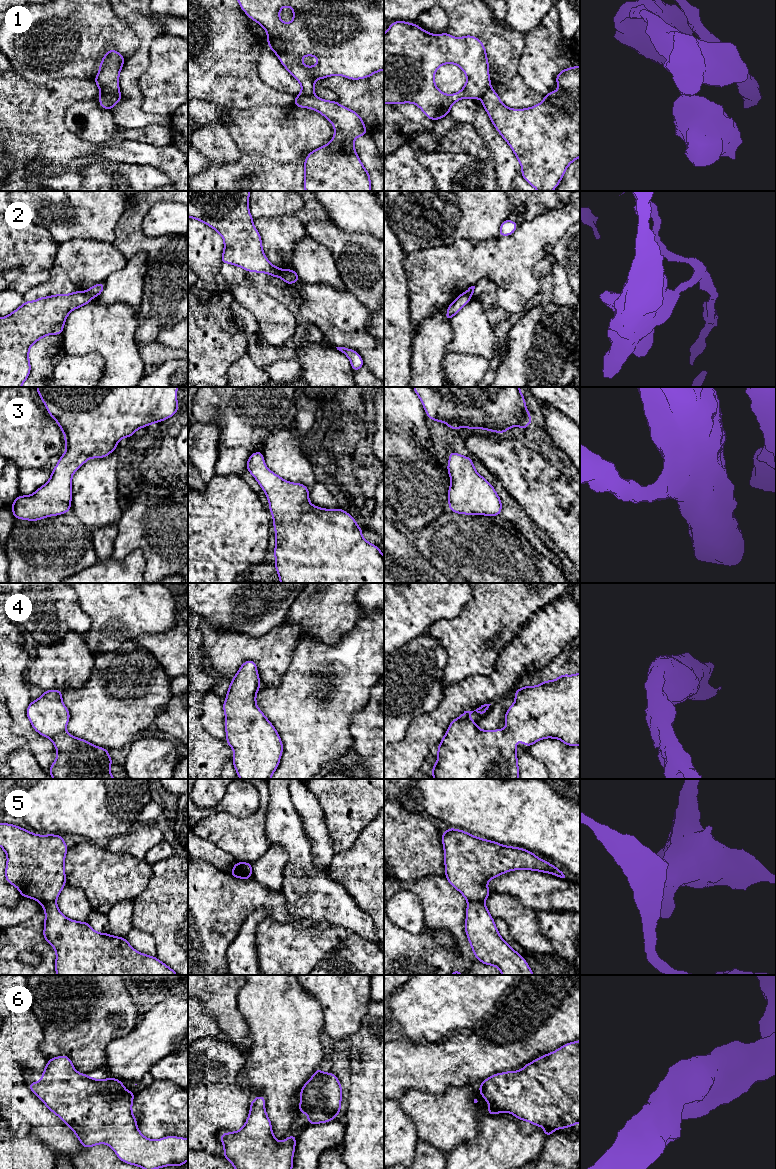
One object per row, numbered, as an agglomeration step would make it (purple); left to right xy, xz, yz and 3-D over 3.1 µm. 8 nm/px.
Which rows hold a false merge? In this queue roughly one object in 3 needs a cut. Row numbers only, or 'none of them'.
1, 2, 5

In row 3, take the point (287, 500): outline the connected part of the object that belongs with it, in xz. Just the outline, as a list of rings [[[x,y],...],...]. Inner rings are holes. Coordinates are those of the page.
[[[261,451],[252,453],[246,469],[257,480],[269,501],[269,511],[275,528],[275,568],[280,583],[384,583],[384,555],[362,536],[356,520],[339,507],[333,510],[319,508],[309,502],[309,489],[300,483],[291,483],[269,470]]]

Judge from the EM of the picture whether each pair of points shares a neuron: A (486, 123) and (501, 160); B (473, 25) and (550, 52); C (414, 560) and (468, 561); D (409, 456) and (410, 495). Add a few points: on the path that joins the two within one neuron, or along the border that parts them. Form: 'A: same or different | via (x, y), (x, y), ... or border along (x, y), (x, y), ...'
A: same | via (487, 132), (500, 151)
B: different | border along (525, 34), (525, 46), (519, 60), (519, 66)
C: different | border along (413, 540), (412, 544), (417, 550), (442, 572)
D: same | via (409, 466), (409, 485)

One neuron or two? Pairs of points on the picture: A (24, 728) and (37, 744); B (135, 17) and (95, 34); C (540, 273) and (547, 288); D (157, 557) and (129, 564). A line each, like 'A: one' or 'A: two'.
A: one
B: two
C: one
D: two

